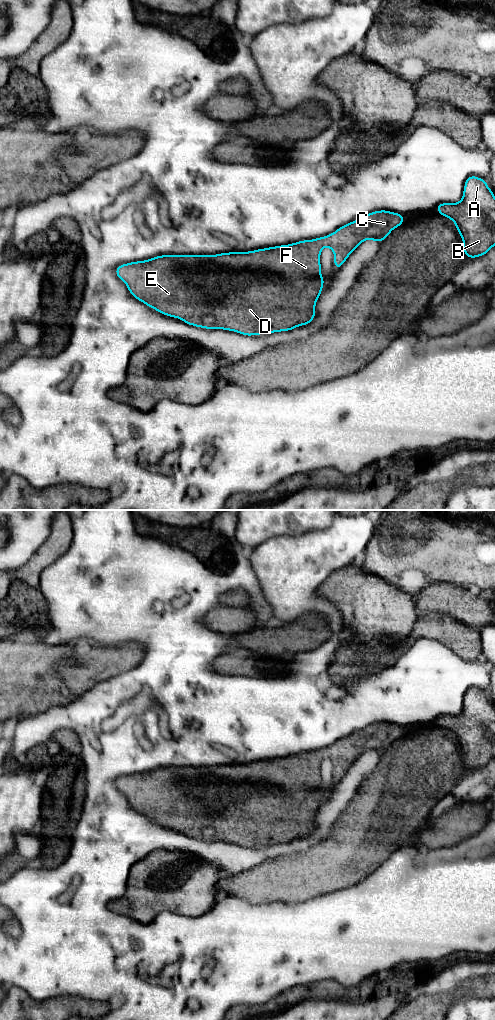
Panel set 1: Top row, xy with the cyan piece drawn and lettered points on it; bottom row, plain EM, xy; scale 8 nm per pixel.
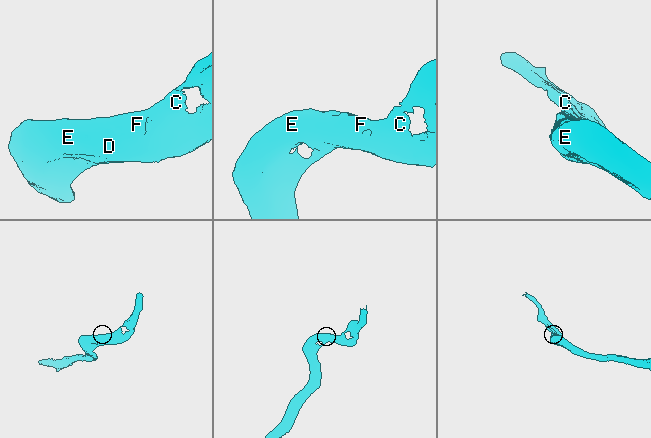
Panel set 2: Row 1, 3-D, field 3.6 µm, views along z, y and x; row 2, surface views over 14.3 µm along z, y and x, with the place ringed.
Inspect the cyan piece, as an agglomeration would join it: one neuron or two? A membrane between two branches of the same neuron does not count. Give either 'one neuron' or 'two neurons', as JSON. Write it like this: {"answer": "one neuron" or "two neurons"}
{"answer": "one neuron"}

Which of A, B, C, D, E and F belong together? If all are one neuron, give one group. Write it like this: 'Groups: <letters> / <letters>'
Groups: A B C D E F

